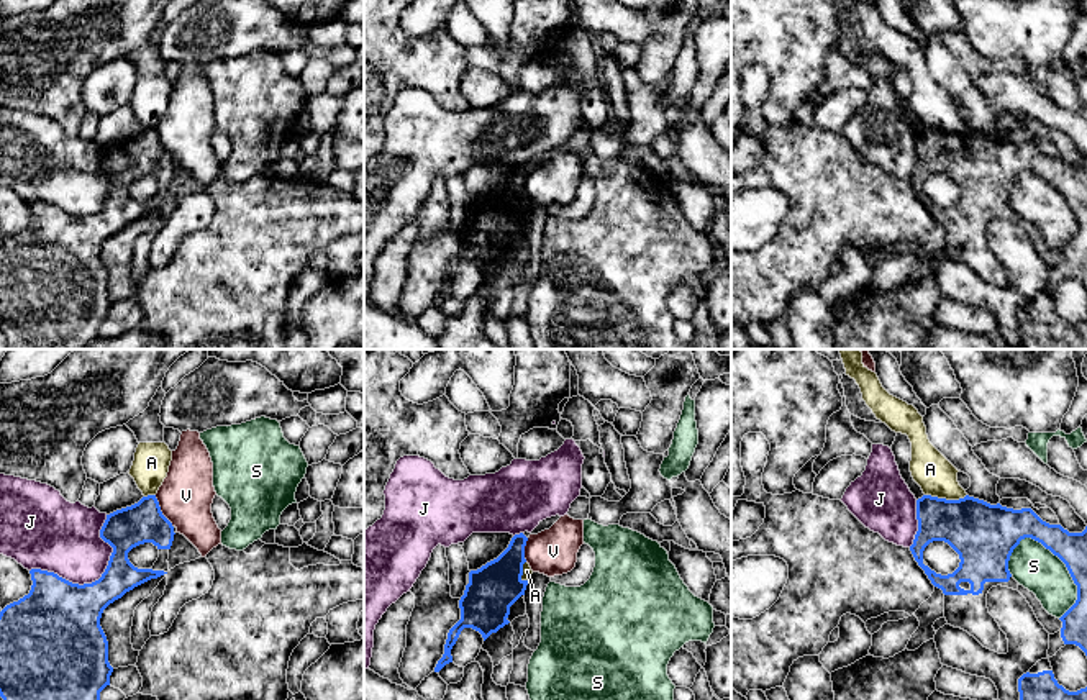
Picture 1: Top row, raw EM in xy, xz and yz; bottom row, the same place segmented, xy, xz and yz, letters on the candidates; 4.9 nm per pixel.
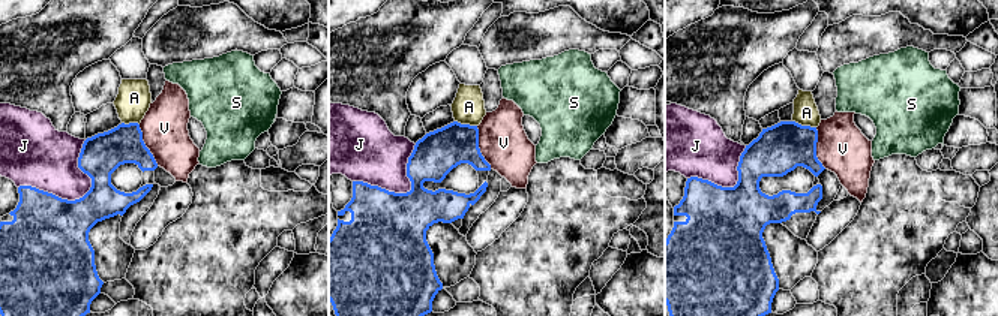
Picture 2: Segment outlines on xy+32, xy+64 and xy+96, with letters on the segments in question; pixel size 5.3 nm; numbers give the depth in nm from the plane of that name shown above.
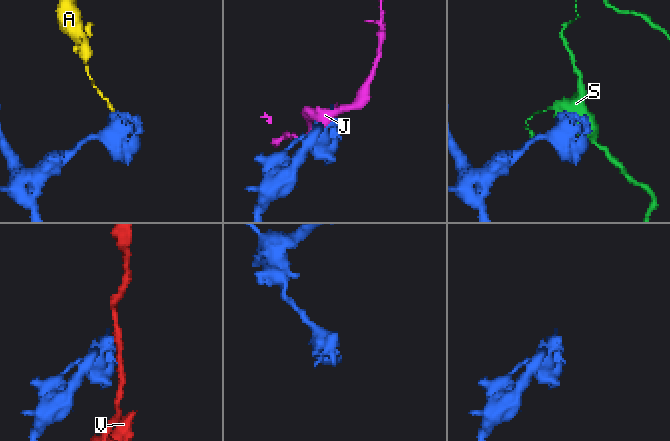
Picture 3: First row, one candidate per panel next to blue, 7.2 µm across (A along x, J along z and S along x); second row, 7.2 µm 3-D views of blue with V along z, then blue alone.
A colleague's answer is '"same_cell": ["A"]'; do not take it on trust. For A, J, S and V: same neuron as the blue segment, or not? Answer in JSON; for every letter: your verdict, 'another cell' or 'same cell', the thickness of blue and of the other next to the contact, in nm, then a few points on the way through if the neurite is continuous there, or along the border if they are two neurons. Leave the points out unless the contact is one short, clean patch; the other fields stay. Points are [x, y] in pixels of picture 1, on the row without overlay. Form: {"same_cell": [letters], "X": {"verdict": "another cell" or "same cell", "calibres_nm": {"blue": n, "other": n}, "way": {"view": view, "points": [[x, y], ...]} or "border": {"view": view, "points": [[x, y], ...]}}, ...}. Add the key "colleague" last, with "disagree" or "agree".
{"same_cell": [], "A": {"verdict": "another cell", "calibres_nm": {"blue": 300, "other": 190}, "border": {"view": "yz", "points": [[925, 127], [946, 131], [963, 131], [966, 128]]}}, "J": {"verdict": "another cell", "calibres_nm": {"blue": 360, "other": 340}}, "S": {"verdict": "another cell", "calibres_nm": {"blue": 160, "other": 220}}, "V": {"verdict": "another cell", "calibres_nm": {"blue": 200, "other": 260}}, "colleague": "disagree"}

